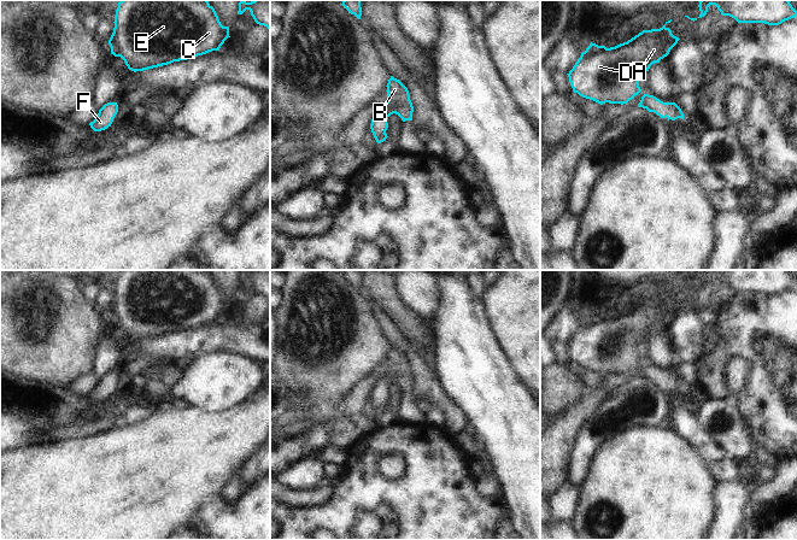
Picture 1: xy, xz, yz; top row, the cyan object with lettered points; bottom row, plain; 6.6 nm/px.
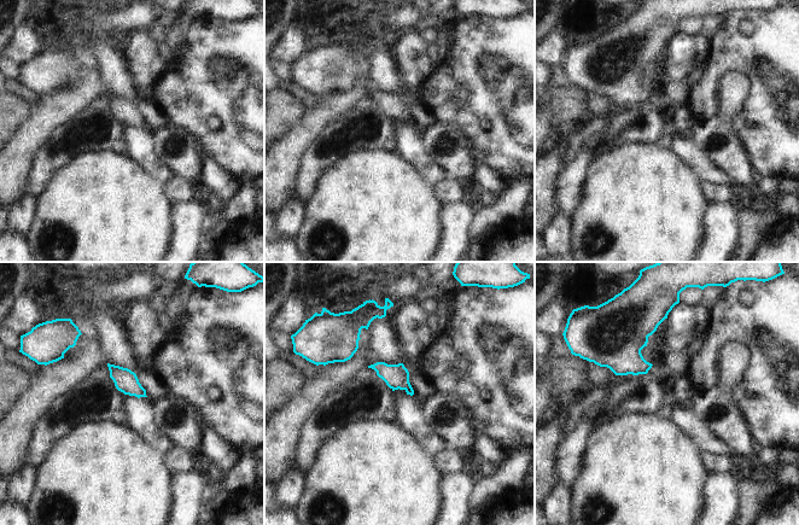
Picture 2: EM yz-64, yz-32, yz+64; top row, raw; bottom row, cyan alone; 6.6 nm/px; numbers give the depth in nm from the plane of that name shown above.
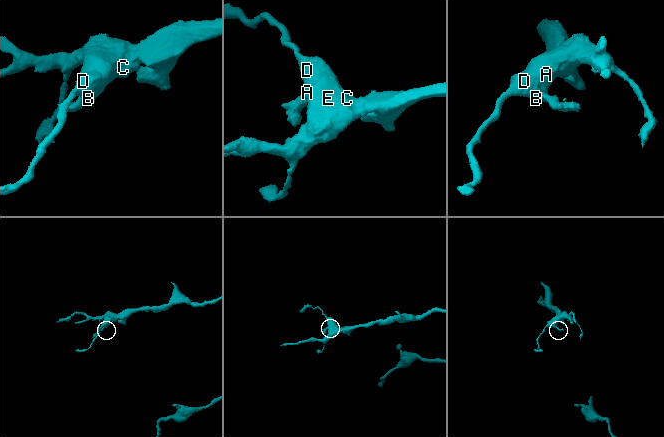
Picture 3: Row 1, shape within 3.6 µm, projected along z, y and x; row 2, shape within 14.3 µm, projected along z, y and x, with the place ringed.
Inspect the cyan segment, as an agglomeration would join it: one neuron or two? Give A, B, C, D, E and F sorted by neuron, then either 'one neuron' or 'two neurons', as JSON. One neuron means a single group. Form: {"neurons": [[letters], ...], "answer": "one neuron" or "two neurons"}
{"neurons": [["A", "B", "C", "D", "E", "F"]], "answer": "one neuron"}

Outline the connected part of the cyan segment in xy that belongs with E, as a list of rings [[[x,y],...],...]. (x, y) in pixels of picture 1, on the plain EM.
[[[121,270],[113,293],[111,324],[121,327],[134,342],[219,321],[230,307],[229,297],[221,294],[207,270]]]

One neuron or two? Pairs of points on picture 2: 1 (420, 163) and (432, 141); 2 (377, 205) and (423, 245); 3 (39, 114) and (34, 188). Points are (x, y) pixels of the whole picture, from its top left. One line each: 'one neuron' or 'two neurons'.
1: two neurons
2: one neuron
3: two neurons

